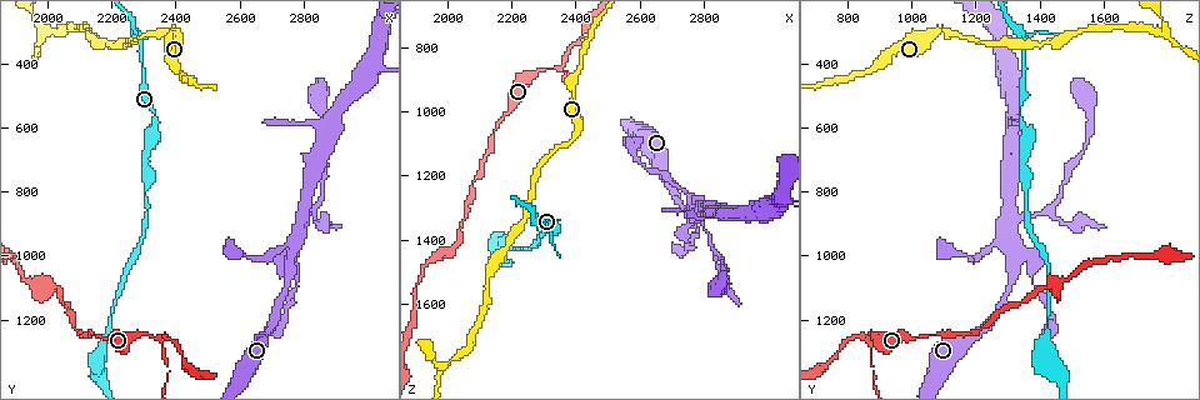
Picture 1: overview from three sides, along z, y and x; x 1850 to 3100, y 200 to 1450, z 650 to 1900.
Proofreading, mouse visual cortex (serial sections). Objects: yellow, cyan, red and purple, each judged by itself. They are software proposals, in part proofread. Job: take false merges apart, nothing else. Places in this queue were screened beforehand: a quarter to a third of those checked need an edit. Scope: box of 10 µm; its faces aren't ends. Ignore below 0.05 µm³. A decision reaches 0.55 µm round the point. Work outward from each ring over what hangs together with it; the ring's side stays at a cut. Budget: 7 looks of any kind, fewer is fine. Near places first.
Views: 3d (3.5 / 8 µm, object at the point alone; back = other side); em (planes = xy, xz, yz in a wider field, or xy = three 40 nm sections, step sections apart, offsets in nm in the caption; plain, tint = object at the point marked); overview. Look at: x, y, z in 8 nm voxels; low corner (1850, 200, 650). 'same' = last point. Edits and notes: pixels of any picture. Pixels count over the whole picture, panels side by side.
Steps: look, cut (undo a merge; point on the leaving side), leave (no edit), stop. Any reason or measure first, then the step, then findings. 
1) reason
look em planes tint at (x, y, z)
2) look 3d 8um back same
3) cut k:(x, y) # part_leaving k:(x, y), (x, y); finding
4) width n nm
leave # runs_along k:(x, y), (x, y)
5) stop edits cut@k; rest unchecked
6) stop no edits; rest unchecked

small branch off a trunk
look 3d 8um back at (2360, 1250, 870)

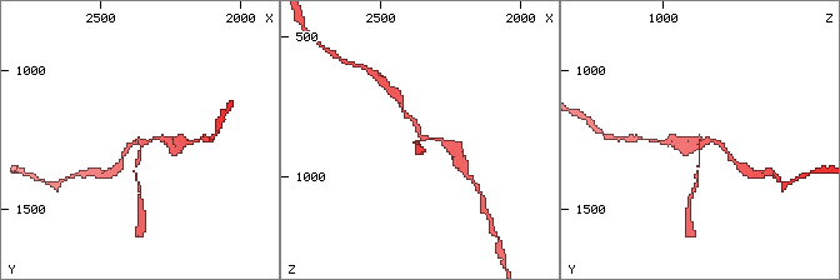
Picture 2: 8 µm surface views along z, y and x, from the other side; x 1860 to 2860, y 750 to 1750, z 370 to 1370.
look 3d 3.5um same

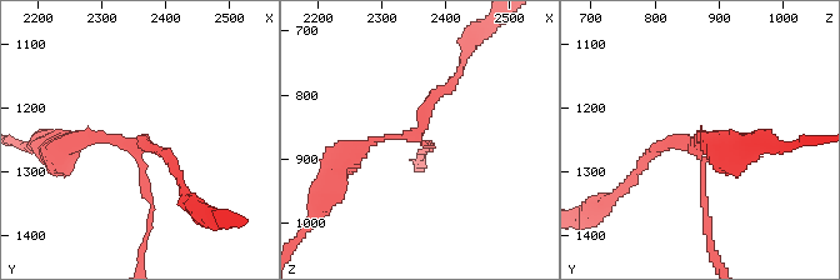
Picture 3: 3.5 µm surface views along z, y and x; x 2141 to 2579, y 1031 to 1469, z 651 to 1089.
arms 3; arm_widths 100, 150, 300 nm; shape alone is not enough
look em planes tint at (2350, 1260, 865)

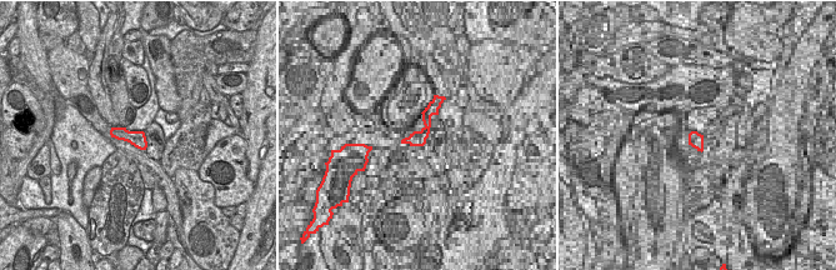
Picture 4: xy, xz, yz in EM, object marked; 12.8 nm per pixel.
cut 3:(706, 220) # a second cell is stuck on

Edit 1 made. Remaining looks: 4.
a fork
look 3d 3.5um at (2000, 300, 1800)

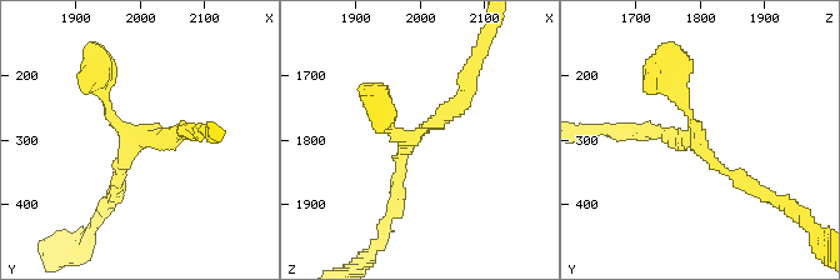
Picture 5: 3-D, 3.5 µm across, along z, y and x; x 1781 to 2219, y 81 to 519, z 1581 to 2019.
arms 3; arm_widths 150, 150, 200 nm; need the tissue
look em xy step 2 tint at (1995, 300, 1790)

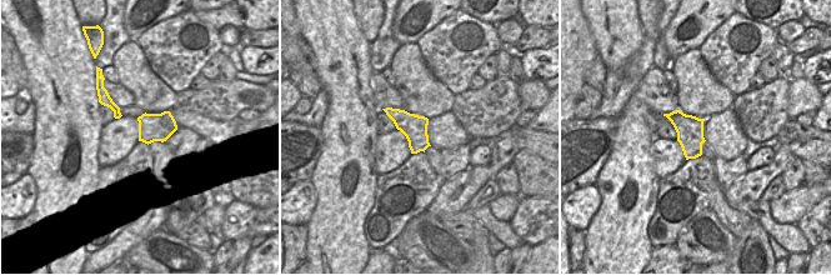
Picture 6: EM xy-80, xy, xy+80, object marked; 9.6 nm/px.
width 240 nm
leave # runs_along 5:(191, 131), (130, 135), (110, 116), (99, 78); continuous, no second cell

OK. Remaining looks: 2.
stop edits cut@3; rest unchecked

